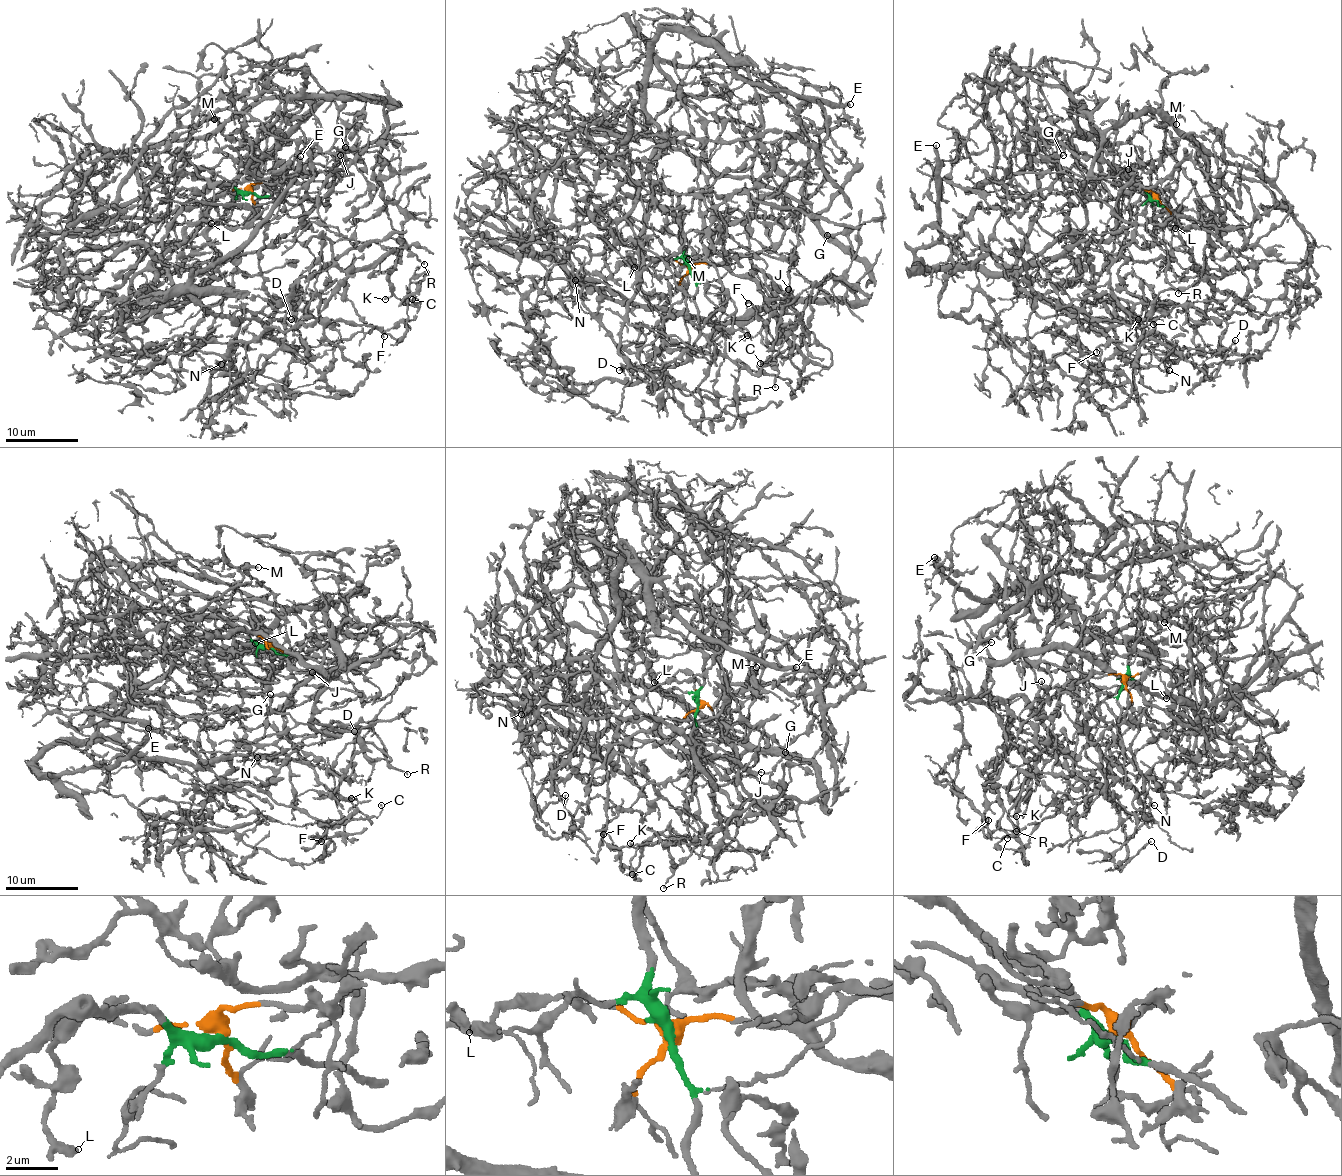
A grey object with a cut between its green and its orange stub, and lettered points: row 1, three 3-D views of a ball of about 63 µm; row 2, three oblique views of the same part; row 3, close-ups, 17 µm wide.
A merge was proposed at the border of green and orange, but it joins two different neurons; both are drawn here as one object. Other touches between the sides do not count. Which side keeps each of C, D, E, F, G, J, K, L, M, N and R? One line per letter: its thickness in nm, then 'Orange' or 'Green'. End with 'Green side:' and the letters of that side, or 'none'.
C: Thickness 120 nm. Orange
D: Thickness 110 nm. Green
E: Thickness 360 nm. Green
F: Thickness 140 nm. Orange
G: Thickness 190 nm. Orange
J: Thickness 180 nm. Orange
K: Thickness 160 nm. Orange
L: Thickness 240 nm. Orange
M: Thickness 220 nm. Orange
N: Thickness 220 nm. Green
R: Thickness 130 nm. Orange
Green side: D, E, N

